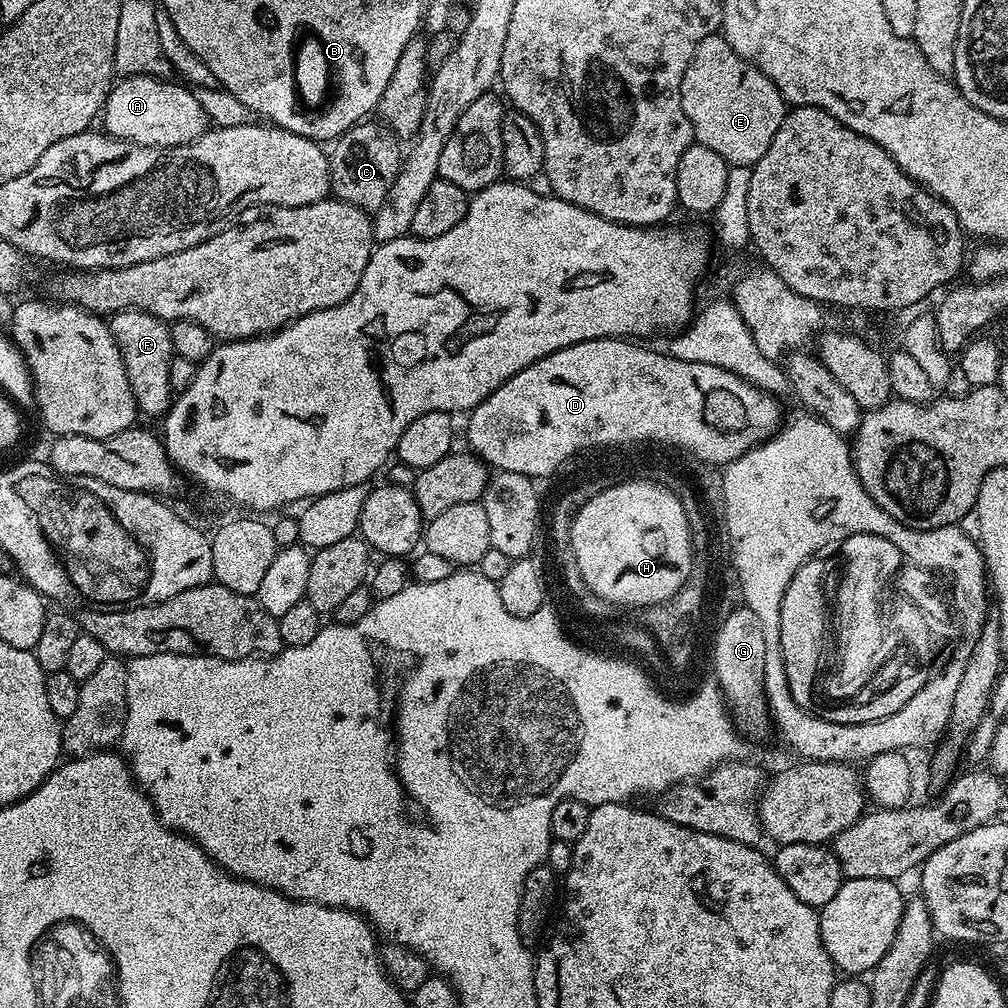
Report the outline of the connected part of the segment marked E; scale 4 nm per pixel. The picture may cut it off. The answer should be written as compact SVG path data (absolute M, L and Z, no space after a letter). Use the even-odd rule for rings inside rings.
M720 34L698 42L694 58L686 66L680 93L695 143L710 146L729 166L737 168L751 168L760 161L786 115L786 101L778 86L762 70L743 60Z

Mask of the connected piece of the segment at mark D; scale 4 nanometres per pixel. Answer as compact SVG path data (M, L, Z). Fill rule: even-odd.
M628 338L587 340L586 342L578 342L574 346L566 346L530 366L526 366L526 370L514 374L514 378L510 378L505 384L498 386L498 390L494 390L494 394L490 394L490 398L486 398L477 408L473 408L471 412L467 413L469 444L467 444L467 447L493 469L539 478L543 472L548 472L549 466L554 466L558 462L558 458L565 456L566 450L580 448L581 442L599 442L600 440L615 439L618 436L631 436L634 430L645 430L650 434L662 434L666 438L678 442L690 442L690 447L697 448L700 451L700 456L709 456L709 458L727 458L727 456L737 455L752 440L761 438L770 440L780 431L782 427L780 404L776 401L779 399L773 393L764 391L757 384L751 384L743 376L739 376L717 364L707 364L697 360L686 362L682 358L674 358L667 351L655 352L654 349L643 348L640 344L643 343L633 342Z

